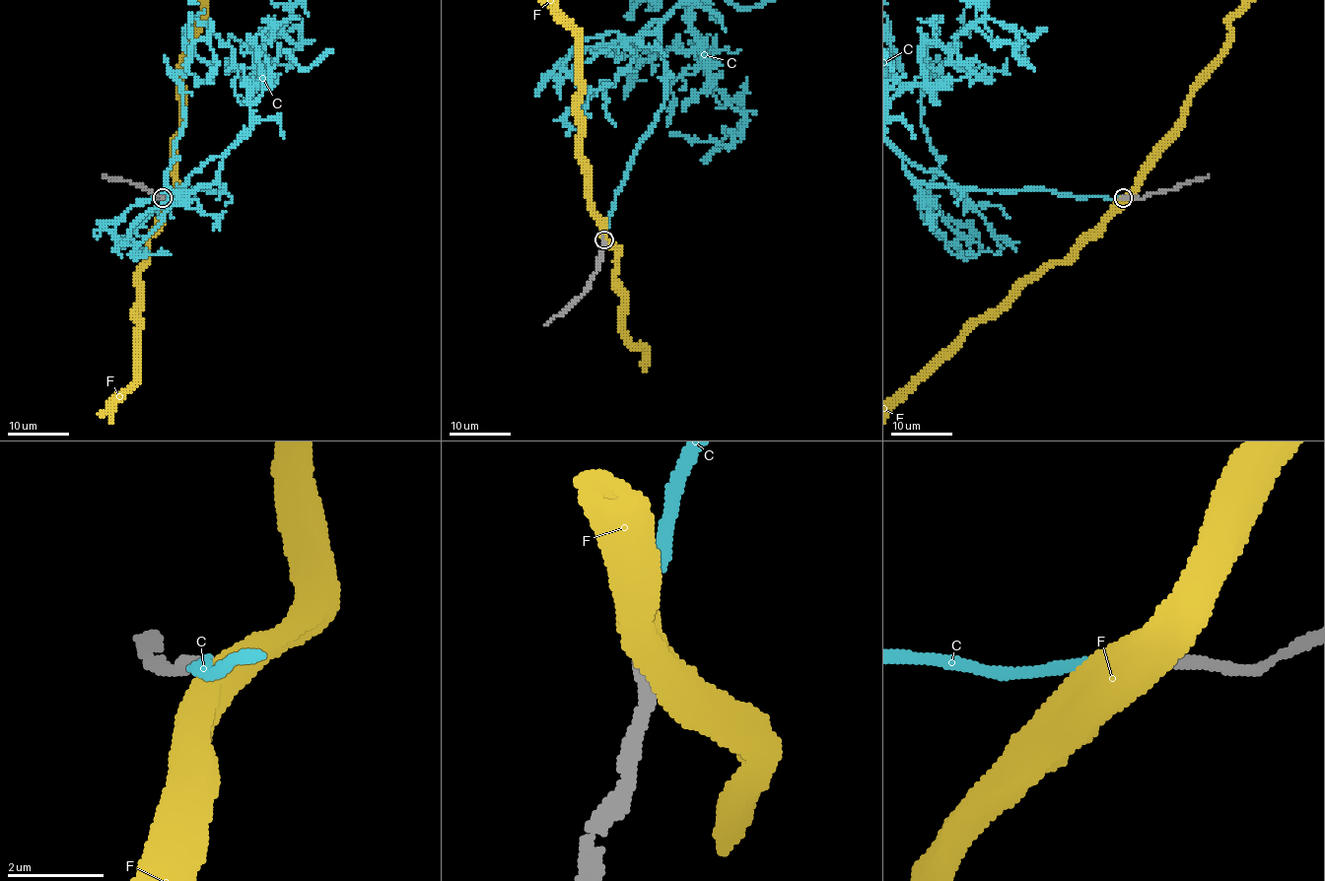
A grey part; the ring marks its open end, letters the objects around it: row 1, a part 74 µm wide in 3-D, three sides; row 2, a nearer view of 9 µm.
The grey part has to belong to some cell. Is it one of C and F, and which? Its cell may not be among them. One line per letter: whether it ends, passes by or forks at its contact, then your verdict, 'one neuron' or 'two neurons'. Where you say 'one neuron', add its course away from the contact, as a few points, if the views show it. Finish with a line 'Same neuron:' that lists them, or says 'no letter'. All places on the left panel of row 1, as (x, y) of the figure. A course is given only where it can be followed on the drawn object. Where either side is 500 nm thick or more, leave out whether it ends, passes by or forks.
C: it ends there; one neuron
F: two neurons
Same neuron: C

